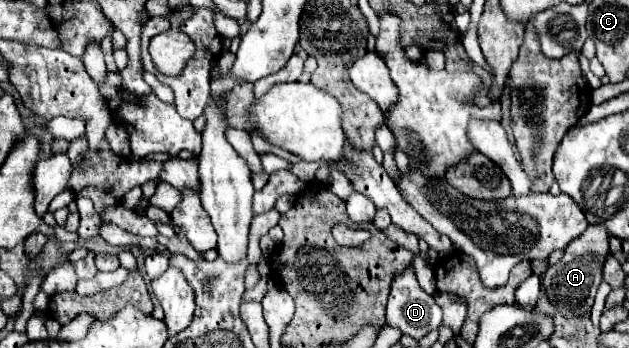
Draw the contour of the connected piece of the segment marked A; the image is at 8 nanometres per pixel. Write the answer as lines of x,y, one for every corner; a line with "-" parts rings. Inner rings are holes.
588,225
588,229
576,237
566,249
558,263
550,265
542,275
548,301
556,311
562,311
566,319
584,317
590,313
596,289
602,281
602,263
608,255
608,233
602,225

